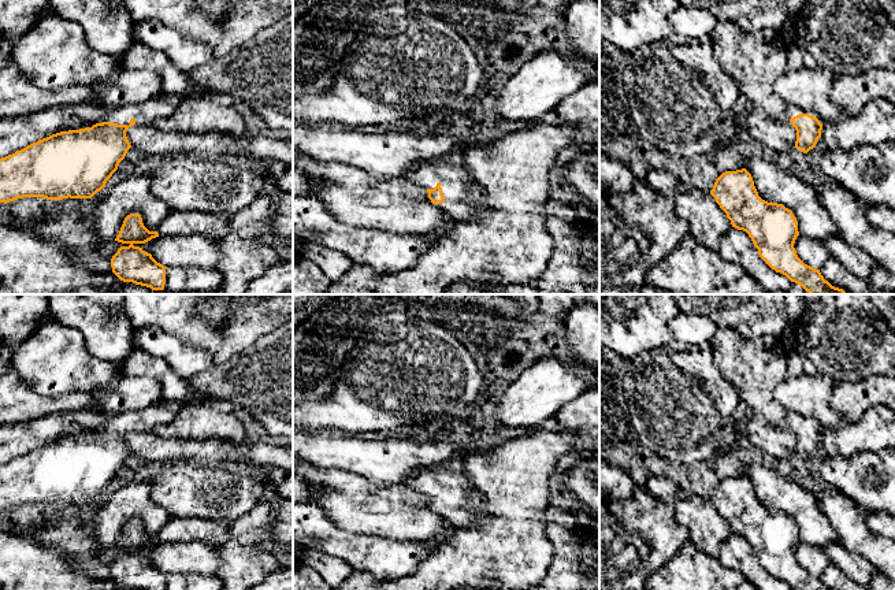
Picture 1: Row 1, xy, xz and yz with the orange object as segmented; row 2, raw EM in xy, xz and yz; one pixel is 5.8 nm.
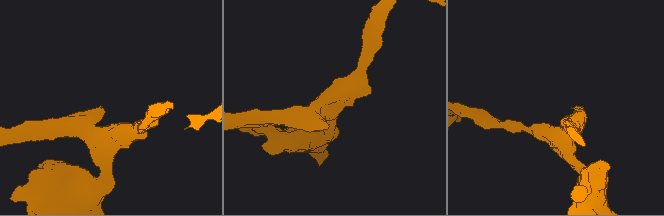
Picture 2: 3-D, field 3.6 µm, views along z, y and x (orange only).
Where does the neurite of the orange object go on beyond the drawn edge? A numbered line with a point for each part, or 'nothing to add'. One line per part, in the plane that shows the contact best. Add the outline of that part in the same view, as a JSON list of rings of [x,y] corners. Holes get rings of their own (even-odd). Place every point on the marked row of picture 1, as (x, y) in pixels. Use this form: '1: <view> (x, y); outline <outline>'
1: xz (463, 199); outline [[[423,166],[413,179],[426,189],[441,183],[445,203],[438,203],[437,207],[454,222],[465,222],[484,208],[483,189],[474,183],[468,171],[460,166]]]

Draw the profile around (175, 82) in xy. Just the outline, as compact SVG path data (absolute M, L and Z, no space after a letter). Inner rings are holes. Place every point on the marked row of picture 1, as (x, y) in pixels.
M141 42L133 45L120 56L123 70L155 71L161 77L163 93L179 100L189 96L208 96L204 90L196 92L189 81L187 71L175 67L160 51Z

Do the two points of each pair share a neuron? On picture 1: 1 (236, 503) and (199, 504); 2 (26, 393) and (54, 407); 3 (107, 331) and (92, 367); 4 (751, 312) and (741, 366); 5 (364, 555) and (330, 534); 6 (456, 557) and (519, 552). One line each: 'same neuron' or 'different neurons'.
1: same neuron
2: same neuron
3: different neurons
4: different neurons
5: same neuron
6: same neuron

